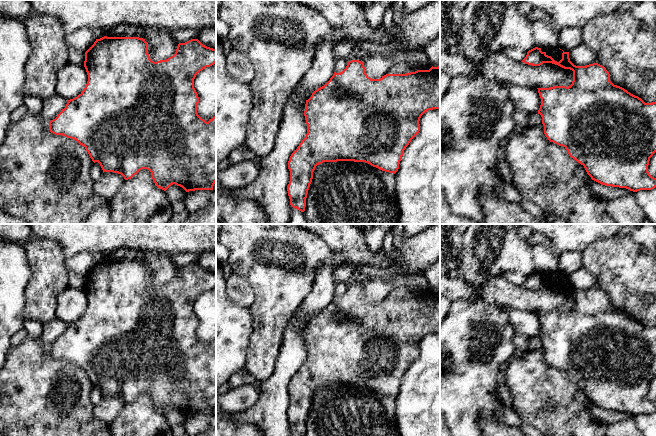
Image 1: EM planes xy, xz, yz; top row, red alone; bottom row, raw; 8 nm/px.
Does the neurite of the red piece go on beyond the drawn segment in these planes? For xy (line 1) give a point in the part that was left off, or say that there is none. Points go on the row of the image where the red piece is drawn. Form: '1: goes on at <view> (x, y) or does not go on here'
1: does not go on here

